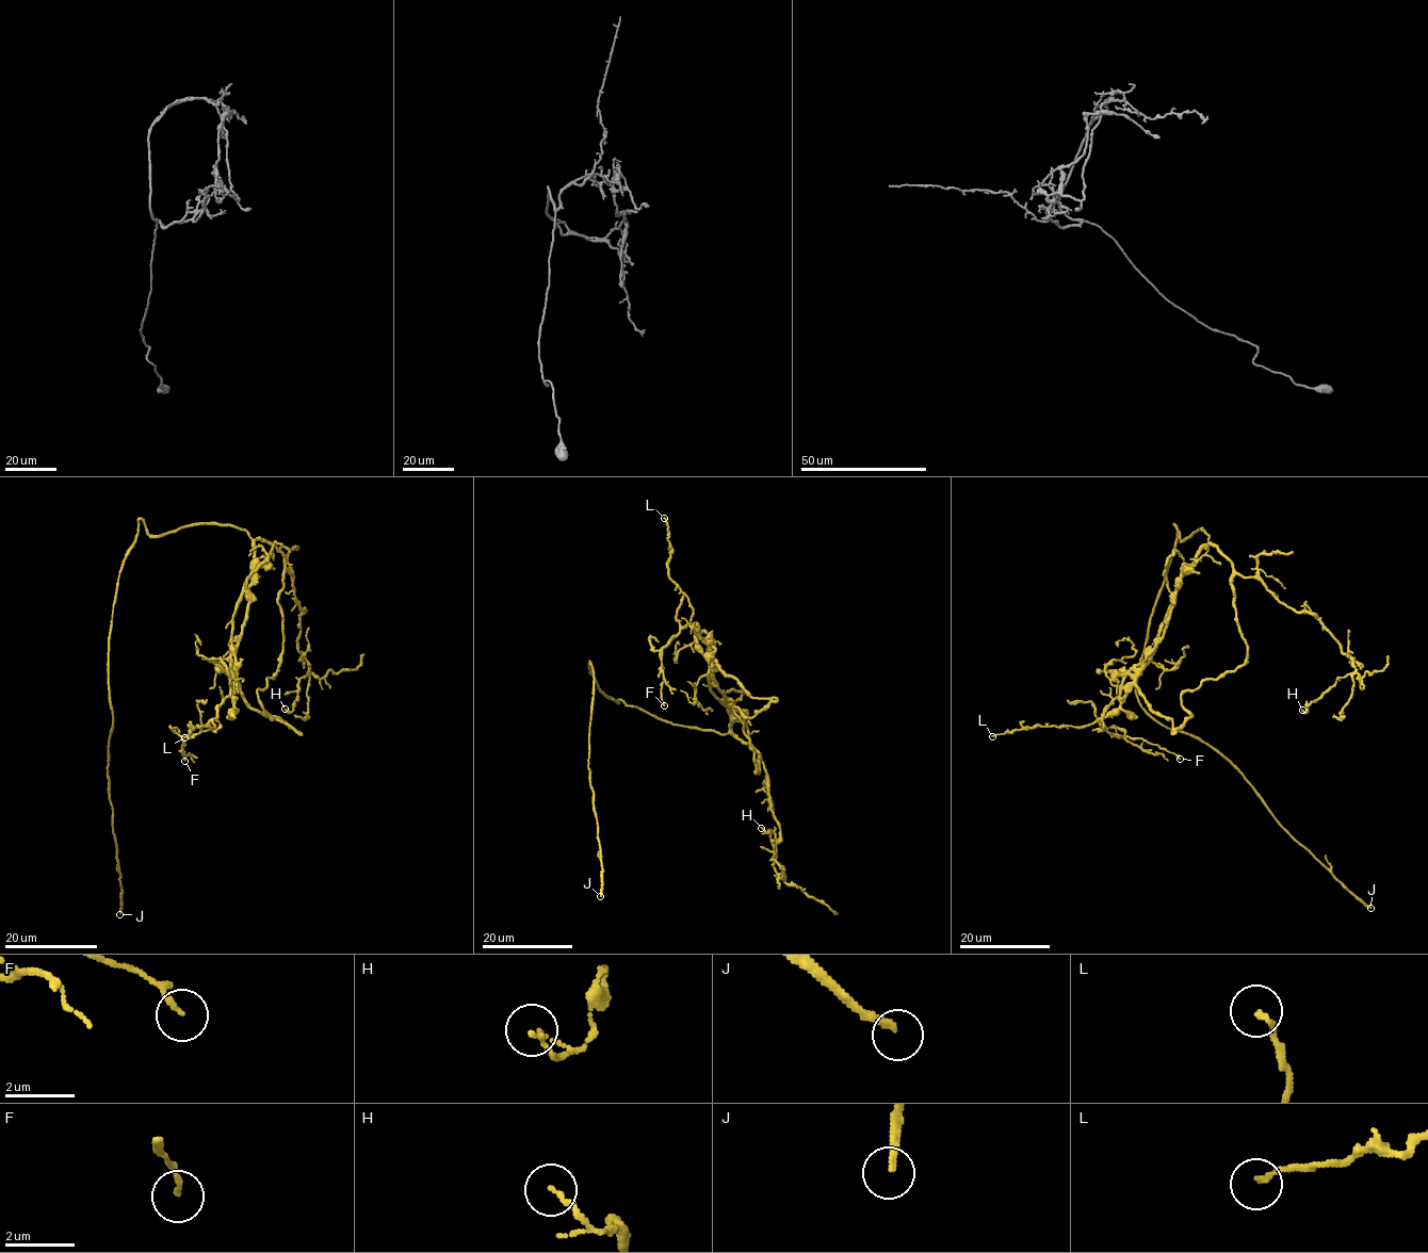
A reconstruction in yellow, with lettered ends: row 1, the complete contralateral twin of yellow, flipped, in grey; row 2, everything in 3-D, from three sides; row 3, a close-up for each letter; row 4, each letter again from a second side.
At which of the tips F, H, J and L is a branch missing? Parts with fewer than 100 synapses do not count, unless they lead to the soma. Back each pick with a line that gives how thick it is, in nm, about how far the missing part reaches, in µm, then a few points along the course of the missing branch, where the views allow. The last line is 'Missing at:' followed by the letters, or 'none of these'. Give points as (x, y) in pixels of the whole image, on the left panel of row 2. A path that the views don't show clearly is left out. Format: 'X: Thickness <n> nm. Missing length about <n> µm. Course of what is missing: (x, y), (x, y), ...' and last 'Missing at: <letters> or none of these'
J: Thickness 200 nm. Missing length about 50 µm
Missing at: J

